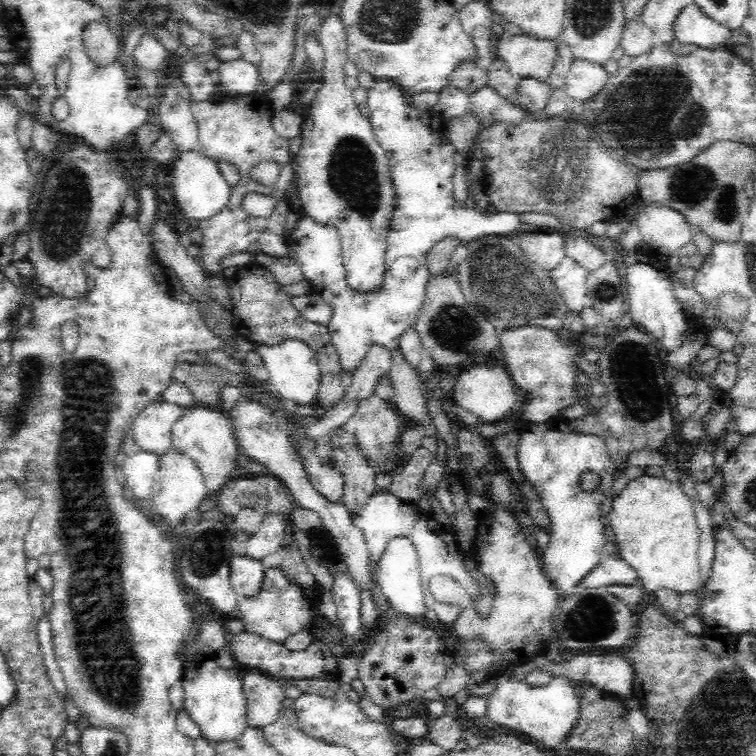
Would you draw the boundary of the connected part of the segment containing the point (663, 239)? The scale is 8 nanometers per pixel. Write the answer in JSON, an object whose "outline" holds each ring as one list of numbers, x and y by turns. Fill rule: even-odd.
{"outline":[[646,206,632,224,642,236,642,244,662,256,678,254,678,250,694,238,688,218,668,206]]}

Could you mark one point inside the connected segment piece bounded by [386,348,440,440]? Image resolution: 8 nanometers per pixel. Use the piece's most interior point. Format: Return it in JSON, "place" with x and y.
{"place":[408,399]}

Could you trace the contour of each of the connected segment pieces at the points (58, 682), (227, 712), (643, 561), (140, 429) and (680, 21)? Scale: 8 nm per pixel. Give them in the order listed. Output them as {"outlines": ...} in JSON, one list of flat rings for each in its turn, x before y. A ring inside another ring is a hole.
{"outlines":[[[46,616,42,620,38,620,38,642,40,642,40,650,44,654,44,664,48,668,48,676,52,680,52,684,56,686,58,694,64,698,68,694,68,688,66,688,66,678,58,666,58,658,54,654,54,634,52,634,52,626,50,622,46,620]],[[198,638,188,642,188,648,182,652,182,686,184,686,184,712,192,716,192,720,200,726,204,740,218,744,224,740,238,738,248,722,246,722,246,694,244,694,244,678,234,670,226,670,220,666,218,652,214,648,194,650]],[[640,476,614,498,612,512,608,516,608,526,612,528,616,536,616,544,620,550,620,556,628,562,630,568,638,574,638,580,642,582,642,588,650,592,658,590,676,590,680,594,700,594,702,588,702,574,700,574,700,526,694,518,694,508,690,500,682,494,682,490,672,484,666,478,658,476]],[[156,402,150,404,136,420,130,430,130,436,134,442,142,448,142,452,156,454,156,456,166,456,172,450,172,430,188,408,176,406,176,404,166,404,166,402]],[[690,4,674,18,672,24,674,40,686,46,696,46,704,50,732,50,732,30,716,24,716,20,704,16,704,12]]]}

